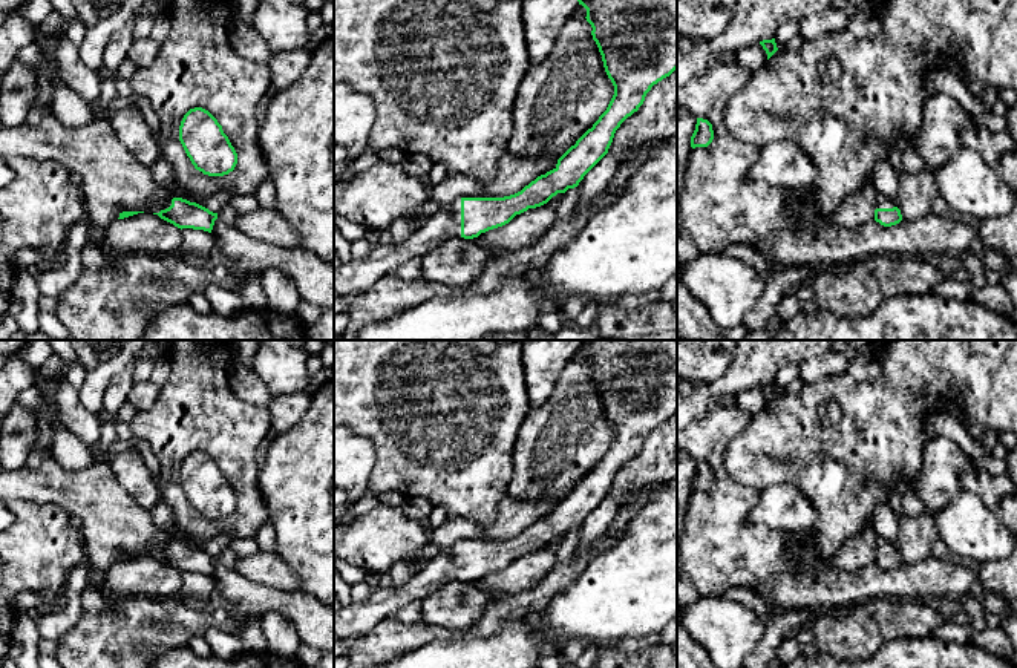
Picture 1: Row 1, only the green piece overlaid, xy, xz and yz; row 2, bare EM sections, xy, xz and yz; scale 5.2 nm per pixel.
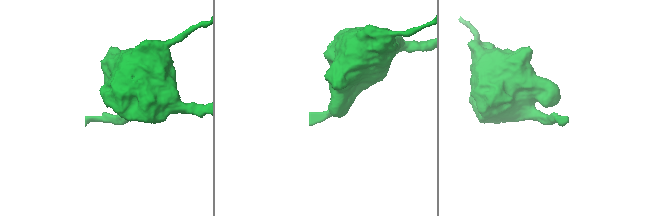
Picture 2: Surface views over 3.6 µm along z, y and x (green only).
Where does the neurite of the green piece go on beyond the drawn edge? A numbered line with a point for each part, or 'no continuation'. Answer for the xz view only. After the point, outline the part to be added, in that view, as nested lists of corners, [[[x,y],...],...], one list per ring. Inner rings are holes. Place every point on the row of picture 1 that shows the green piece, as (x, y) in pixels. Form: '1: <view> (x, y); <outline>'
1: xz (353, 276); [[[461,199],[441,205],[404,242],[374,244],[365,257],[343,262],[334,271],[334,296],[368,290],[383,276],[395,274],[403,262],[421,257],[453,237],[461,237]]]

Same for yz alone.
1: yz (882, 203); [[[879,196],[878,201],[876,201],[876,208],[893,208],[893,207],[896,207],[894,199]]]

